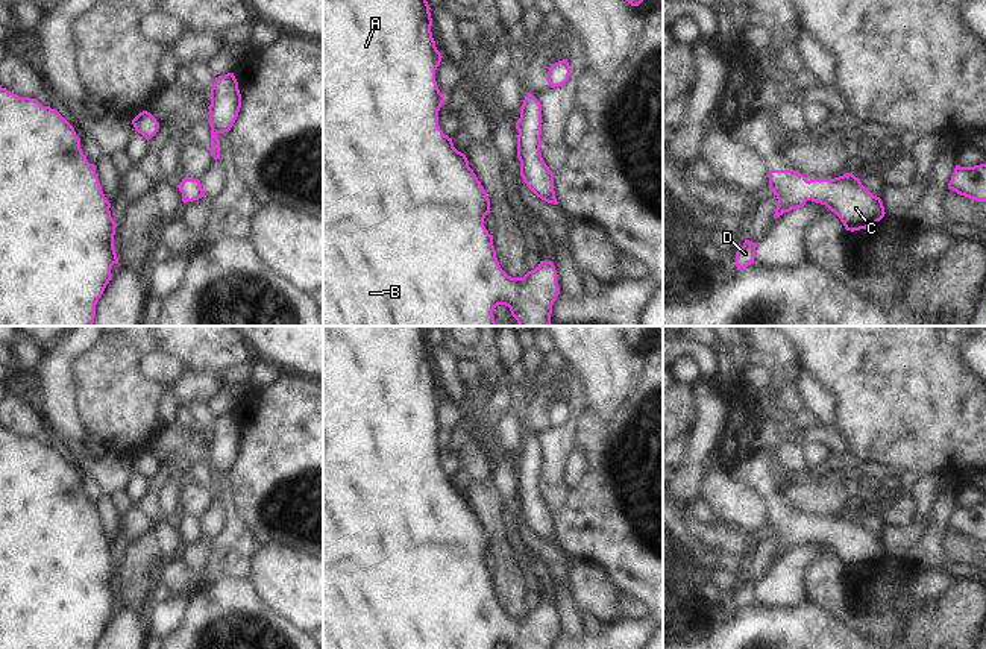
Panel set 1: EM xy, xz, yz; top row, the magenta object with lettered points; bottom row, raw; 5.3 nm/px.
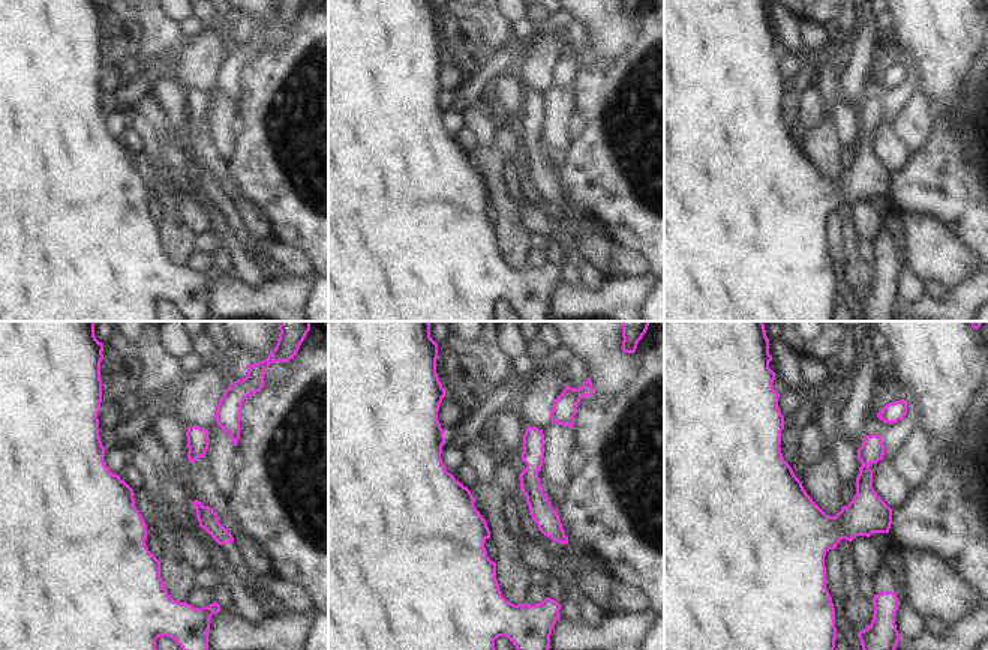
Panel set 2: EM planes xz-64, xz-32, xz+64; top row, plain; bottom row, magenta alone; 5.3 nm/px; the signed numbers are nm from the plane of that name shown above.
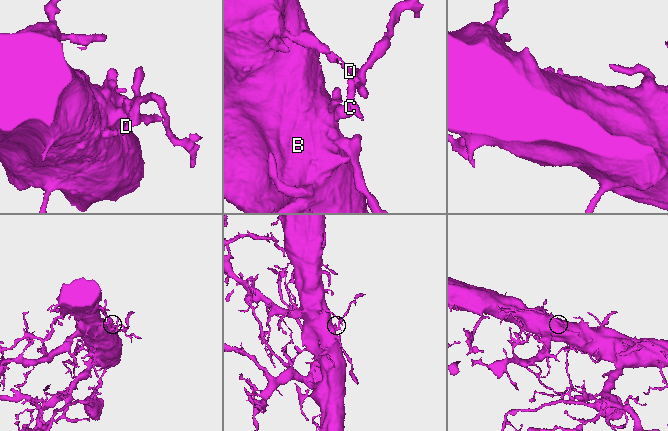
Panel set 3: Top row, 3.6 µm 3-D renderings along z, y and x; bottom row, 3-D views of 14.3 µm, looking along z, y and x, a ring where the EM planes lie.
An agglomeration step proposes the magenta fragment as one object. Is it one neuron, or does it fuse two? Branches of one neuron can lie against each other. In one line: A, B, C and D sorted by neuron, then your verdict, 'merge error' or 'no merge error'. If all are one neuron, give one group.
A B C D | no merge error

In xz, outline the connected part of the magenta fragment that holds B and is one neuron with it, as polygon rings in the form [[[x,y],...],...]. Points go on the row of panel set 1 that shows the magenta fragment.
[[[323,0],[323,326],[496,326],[493,311],[498,305],[508,306],[519,326],[549,326],[552,305],[560,294],[554,262],[542,261],[523,277],[511,277],[501,268],[493,247],[493,235],[484,226],[484,218],[490,214],[490,199],[469,167],[466,155],[454,147],[452,138],[444,135],[438,126],[438,111],[444,103],[444,96],[437,86],[435,70],[443,56],[432,38],[429,9],[426,0]]]

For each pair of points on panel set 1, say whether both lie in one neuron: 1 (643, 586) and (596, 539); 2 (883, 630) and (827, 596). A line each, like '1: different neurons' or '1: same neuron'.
1: same neuron
2: same neuron

